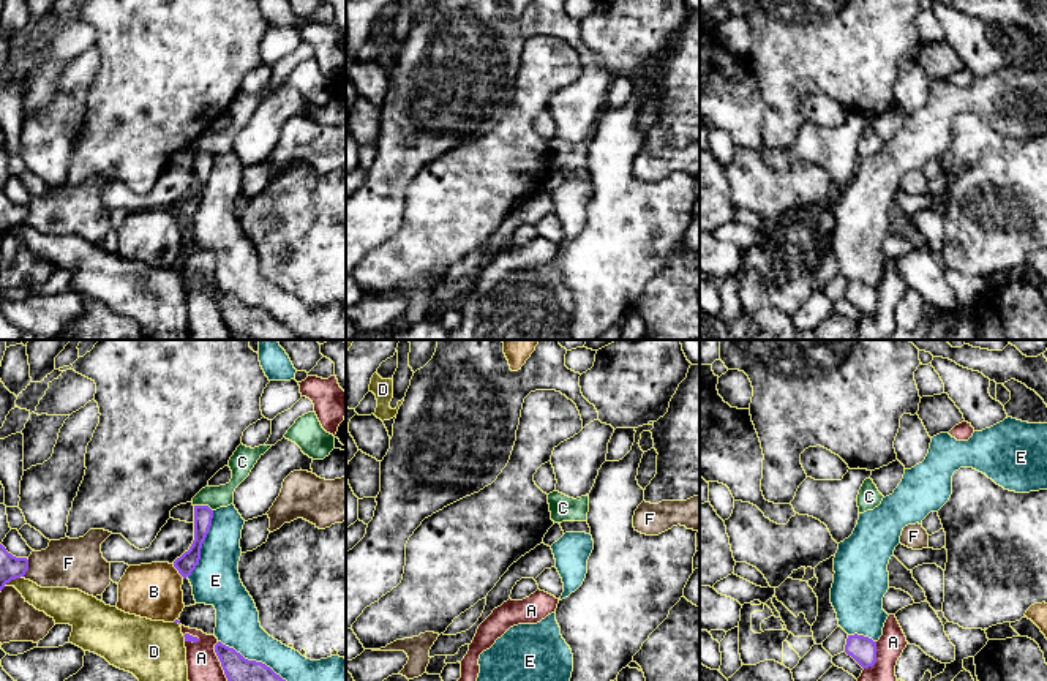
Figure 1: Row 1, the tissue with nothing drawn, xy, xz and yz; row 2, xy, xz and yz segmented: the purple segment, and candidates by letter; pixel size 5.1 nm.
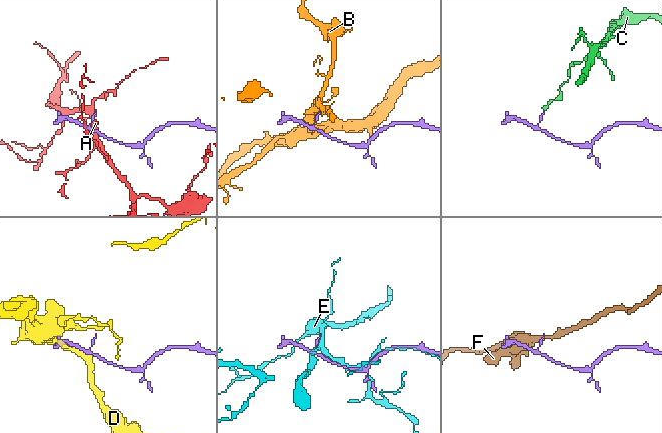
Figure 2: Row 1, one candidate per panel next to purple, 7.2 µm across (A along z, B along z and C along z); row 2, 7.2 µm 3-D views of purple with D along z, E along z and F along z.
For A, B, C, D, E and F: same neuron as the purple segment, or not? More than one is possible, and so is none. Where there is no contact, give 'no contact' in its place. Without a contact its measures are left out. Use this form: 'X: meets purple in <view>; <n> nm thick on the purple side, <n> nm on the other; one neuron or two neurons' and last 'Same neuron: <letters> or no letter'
A: meets purple in xy; 150 nm thick on the purple side, 200 nm on the other; two neurons
B: meets purple in xy; 100 nm thick on the purple side, 280 nm on the other; two neurons
C: meets purple in xy; 100 nm thick on the purple side, 110 nm on the other; two neurons
D: meets purple in xy; 120 nm thick on the purple side, 150 nm on the other; two neurons
E: meets purple in xy; 180 nm thick on the purple side, 220 nm on the other; two neurons
F: meets purple in xy; 120 nm thick on the purple side, 260 nm on the other; two neurons
Same neuron: no letter

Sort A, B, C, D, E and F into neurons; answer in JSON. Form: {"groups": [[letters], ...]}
{"groups": [["A"], ["B"], ["C"], ["D"], ["E"], ["F"]]}

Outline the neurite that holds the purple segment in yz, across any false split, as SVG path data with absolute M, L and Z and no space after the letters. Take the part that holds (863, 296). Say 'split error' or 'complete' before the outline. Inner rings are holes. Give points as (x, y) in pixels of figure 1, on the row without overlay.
complete | M848 281L845 299L851 302L862 314L873 313L876 308L876 288L864 281Z

